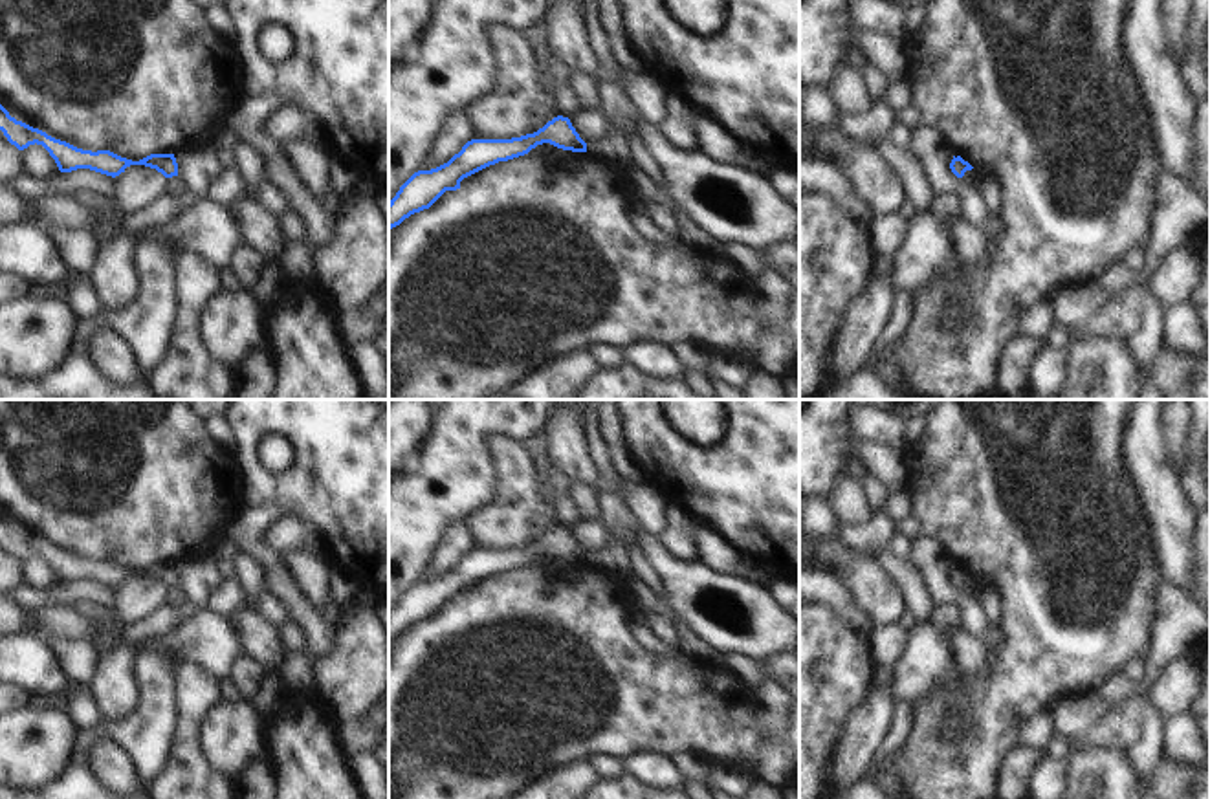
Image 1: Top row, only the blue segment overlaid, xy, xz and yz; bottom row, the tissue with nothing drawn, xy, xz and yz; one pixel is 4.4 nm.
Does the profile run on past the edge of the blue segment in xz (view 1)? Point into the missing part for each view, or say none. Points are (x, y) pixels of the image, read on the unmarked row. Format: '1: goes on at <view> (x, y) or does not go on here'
1: goes on at xz (622, 528)

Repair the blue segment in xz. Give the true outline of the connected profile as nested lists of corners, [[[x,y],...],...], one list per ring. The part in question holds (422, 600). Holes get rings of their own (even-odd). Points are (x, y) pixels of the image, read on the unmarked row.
[[[583,400],[583,440],[598,475],[612,489],[610,495],[598,495],[600,519],[610,535],[610,544],[601,552],[585,553],[570,530],[557,526],[537,542],[521,548],[471,550],[447,574],[431,581],[418,581],[400,597],[389,612],[389,641],[411,625],[429,619],[446,601],[460,599],[464,588],[499,572],[524,566],[543,553],[563,561],[587,563],[623,583],[632,579],[625,546],[629,541],[634,541],[640,528],[616,495],[622,480],[612,469],[609,449],[598,429],[598,400]]]

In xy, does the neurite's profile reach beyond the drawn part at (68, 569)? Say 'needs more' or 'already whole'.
needs more

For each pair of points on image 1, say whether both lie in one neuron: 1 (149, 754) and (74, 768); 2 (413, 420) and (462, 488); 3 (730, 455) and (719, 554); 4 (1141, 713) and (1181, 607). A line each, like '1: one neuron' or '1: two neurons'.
1: one neuron
2: two neurons
3: two neurons
4: two neurons

